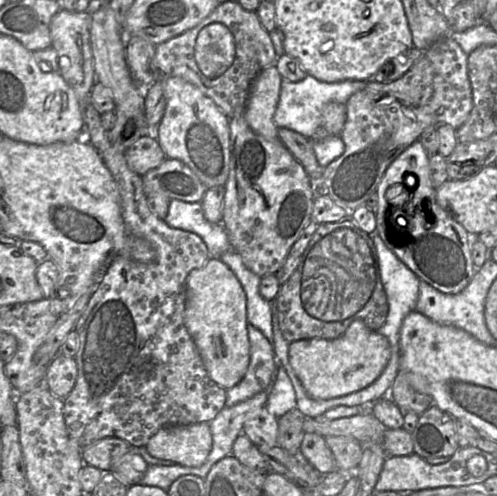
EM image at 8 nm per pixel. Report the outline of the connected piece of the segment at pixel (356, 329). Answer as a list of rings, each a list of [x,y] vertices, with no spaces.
[[[355,320],[345,332],[334,339],[311,338],[289,343],[290,366],[306,392],[314,398],[330,399],[361,390],[371,384],[383,371],[391,356],[388,339],[377,330],[368,328],[363,321]]]

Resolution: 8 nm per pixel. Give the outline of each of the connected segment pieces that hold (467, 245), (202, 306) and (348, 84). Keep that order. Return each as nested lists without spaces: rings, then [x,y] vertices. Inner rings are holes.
[[[419,140],[413,142],[390,163],[375,193],[378,202],[375,232],[387,248],[420,280],[440,292],[461,292],[477,269],[471,258],[471,235],[437,203],[436,188],[430,178],[429,155]],[[409,175],[416,178],[415,187],[412,189],[405,186],[406,177]],[[394,184],[400,184],[400,191],[393,199],[388,200],[386,190]]]
[[[210,258],[186,279],[184,324],[213,381],[225,390],[245,375],[250,344],[247,332],[246,295],[232,270],[220,259]]]
[[[307,74],[298,82],[291,82],[282,78],[279,101],[274,113],[274,123],[280,128],[288,128],[312,138],[321,128],[322,112],[327,103],[338,102],[344,104],[355,92],[364,89],[367,81],[344,80],[339,82],[325,82]]]

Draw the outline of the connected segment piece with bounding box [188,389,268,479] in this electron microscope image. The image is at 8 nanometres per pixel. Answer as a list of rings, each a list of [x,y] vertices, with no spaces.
[[[266,389],[231,407],[224,406],[209,423],[212,448],[207,459],[201,466],[188,467],[190,472],[205,479],[216,462],[232,454],[234,441],[243,433],[244,423],[255,410],[265,407],[267,398],[268,390]]]

